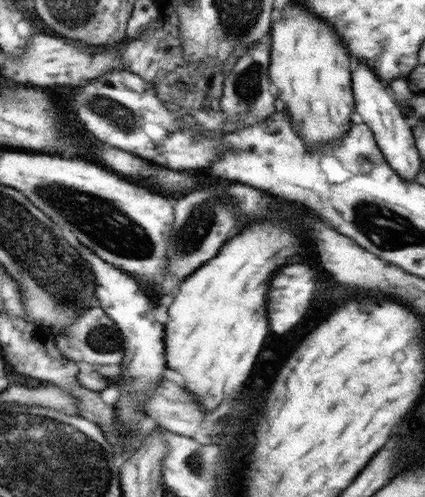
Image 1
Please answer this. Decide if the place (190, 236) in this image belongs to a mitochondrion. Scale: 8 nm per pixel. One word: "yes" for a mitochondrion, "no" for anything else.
yes

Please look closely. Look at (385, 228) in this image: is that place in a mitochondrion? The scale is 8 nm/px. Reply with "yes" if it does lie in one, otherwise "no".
yes

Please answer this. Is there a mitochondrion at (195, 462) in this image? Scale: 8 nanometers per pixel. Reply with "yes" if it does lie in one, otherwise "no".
yes

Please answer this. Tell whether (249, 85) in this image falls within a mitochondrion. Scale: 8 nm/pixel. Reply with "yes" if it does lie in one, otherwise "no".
yes

